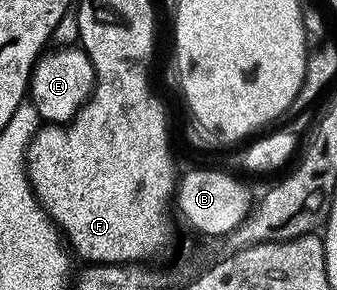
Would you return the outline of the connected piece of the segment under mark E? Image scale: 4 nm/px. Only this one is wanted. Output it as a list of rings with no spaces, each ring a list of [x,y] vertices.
[[[80,45],[61,46],[58,50],[46,49],[37,55],[37,61],[33,64],[33,71],[29,74],[28,97],[33,107],[37,109],[42,123],[45,124],[67,124],[85,106],[87,99],[93,95],[93,85],[97,82],[97,73]]]

